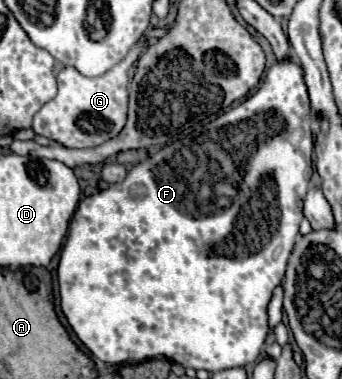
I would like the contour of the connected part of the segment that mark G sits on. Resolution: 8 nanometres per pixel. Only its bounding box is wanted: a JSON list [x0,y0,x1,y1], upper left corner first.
[32,60,130,148]

